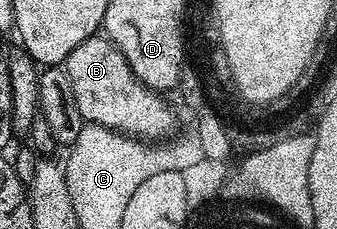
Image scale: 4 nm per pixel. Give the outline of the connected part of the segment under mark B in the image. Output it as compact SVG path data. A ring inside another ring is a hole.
M96 34L81 42L77 50L67 55L65 67L73 86L73 98L77 98L77 110L81 110L86 123L100 124L144 142L159 142L172 135L174 110L160 93L141 83L125 55L106 35Z

